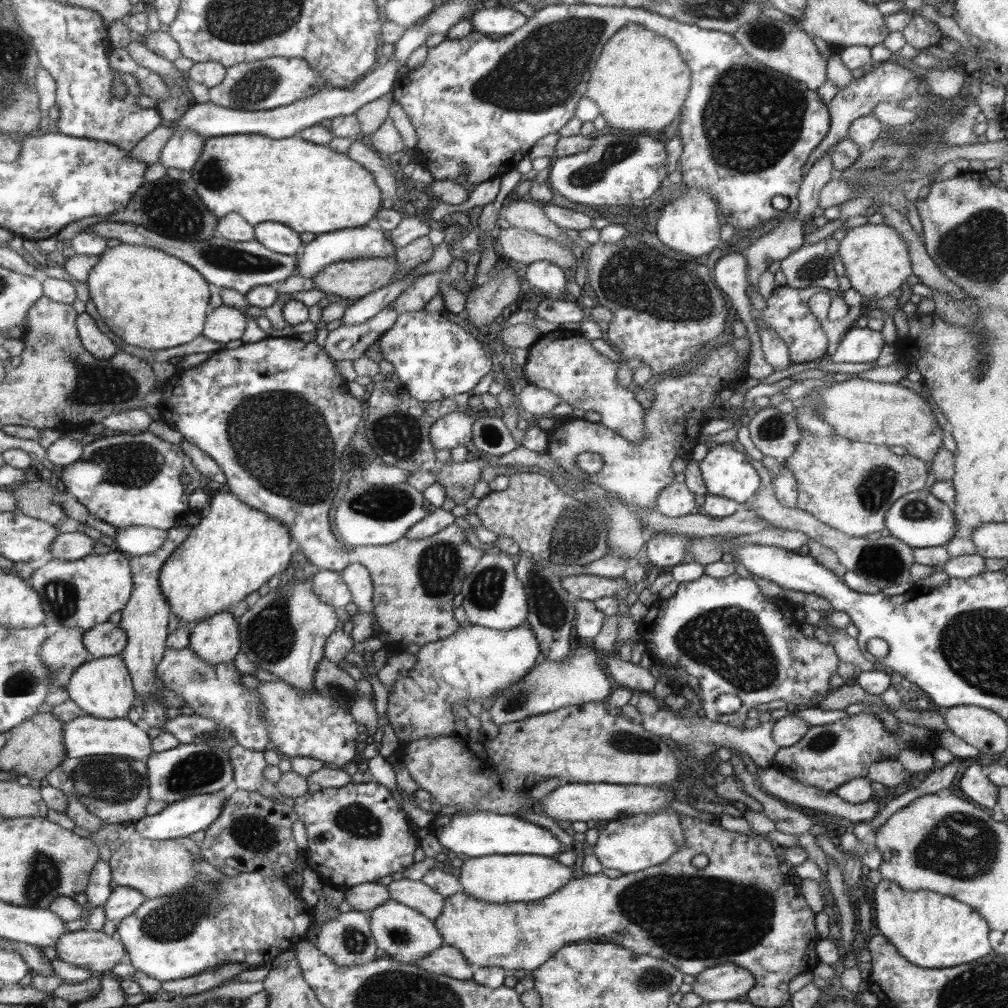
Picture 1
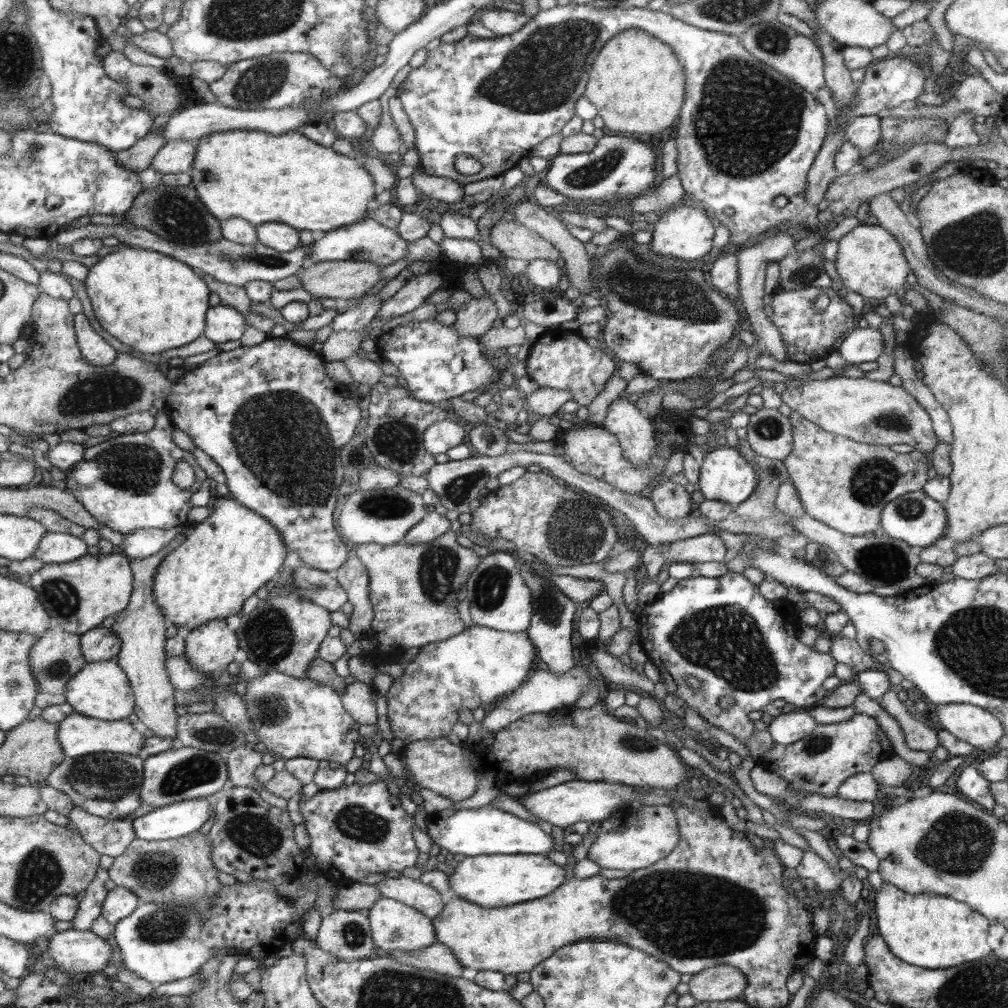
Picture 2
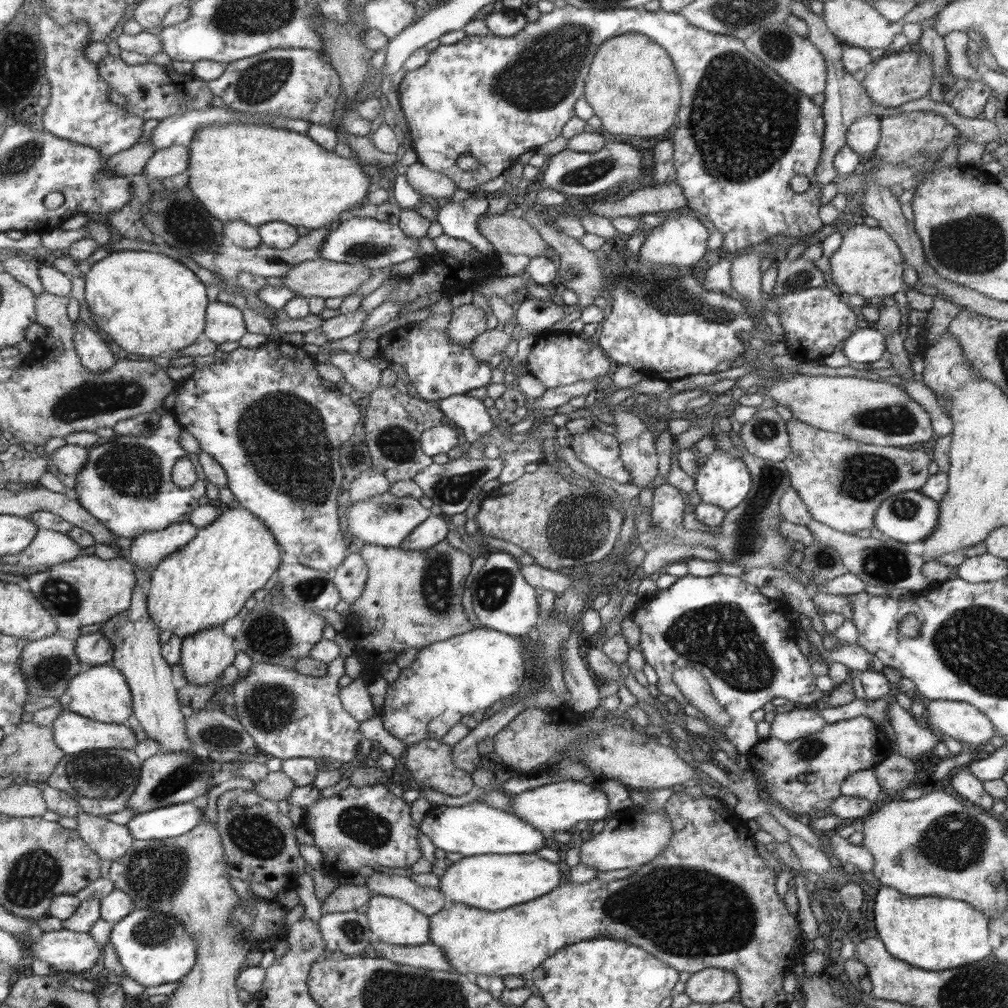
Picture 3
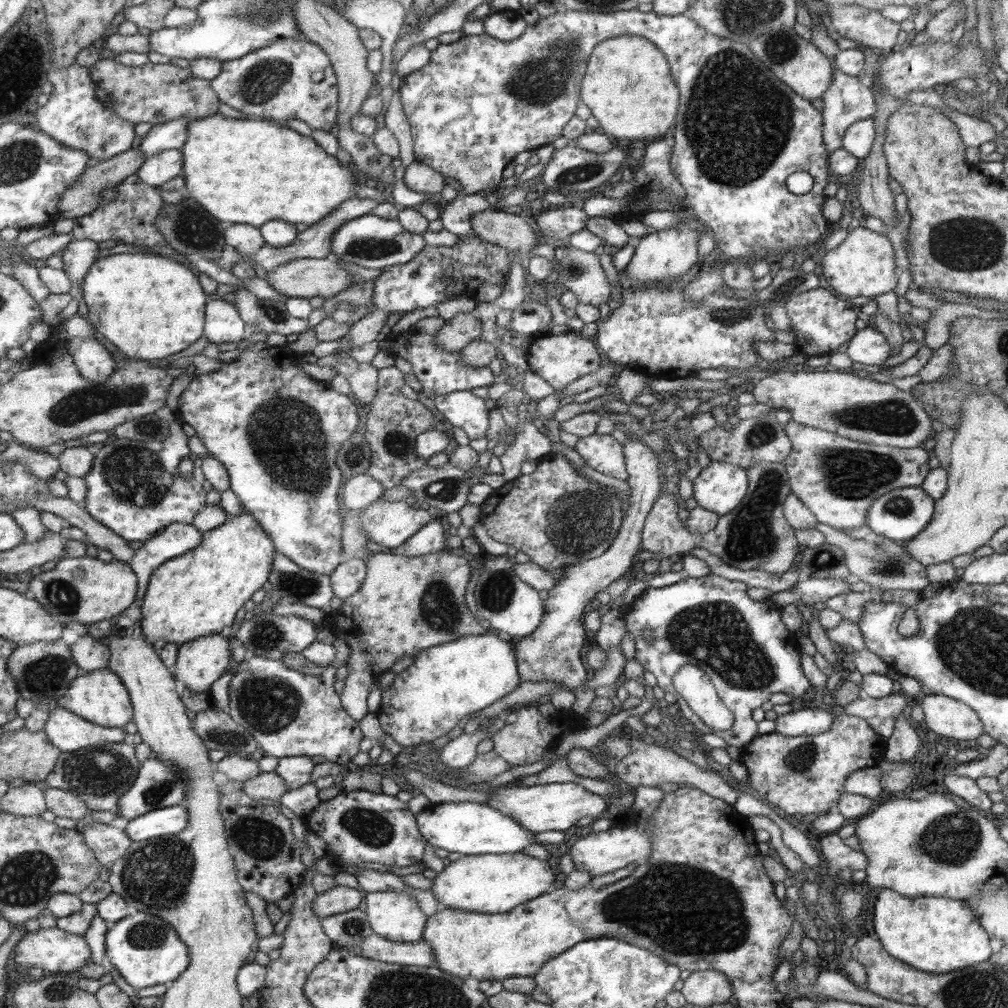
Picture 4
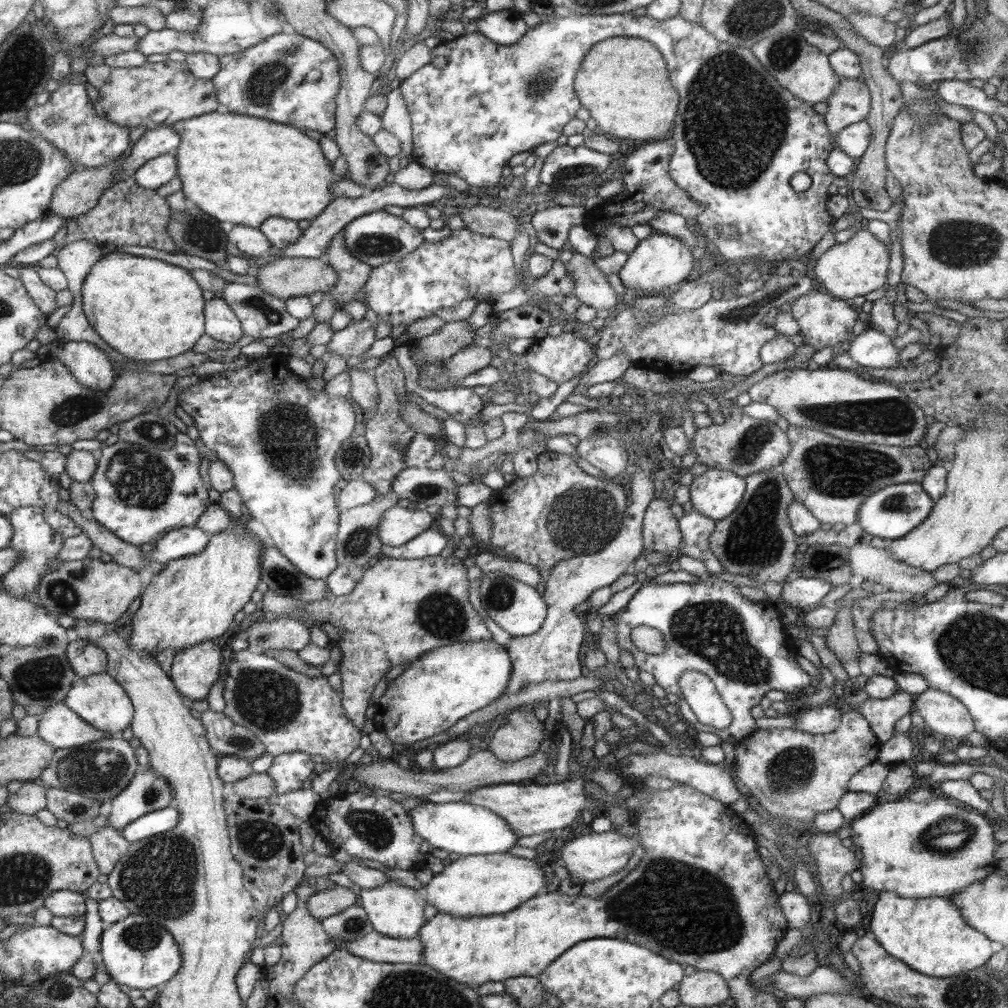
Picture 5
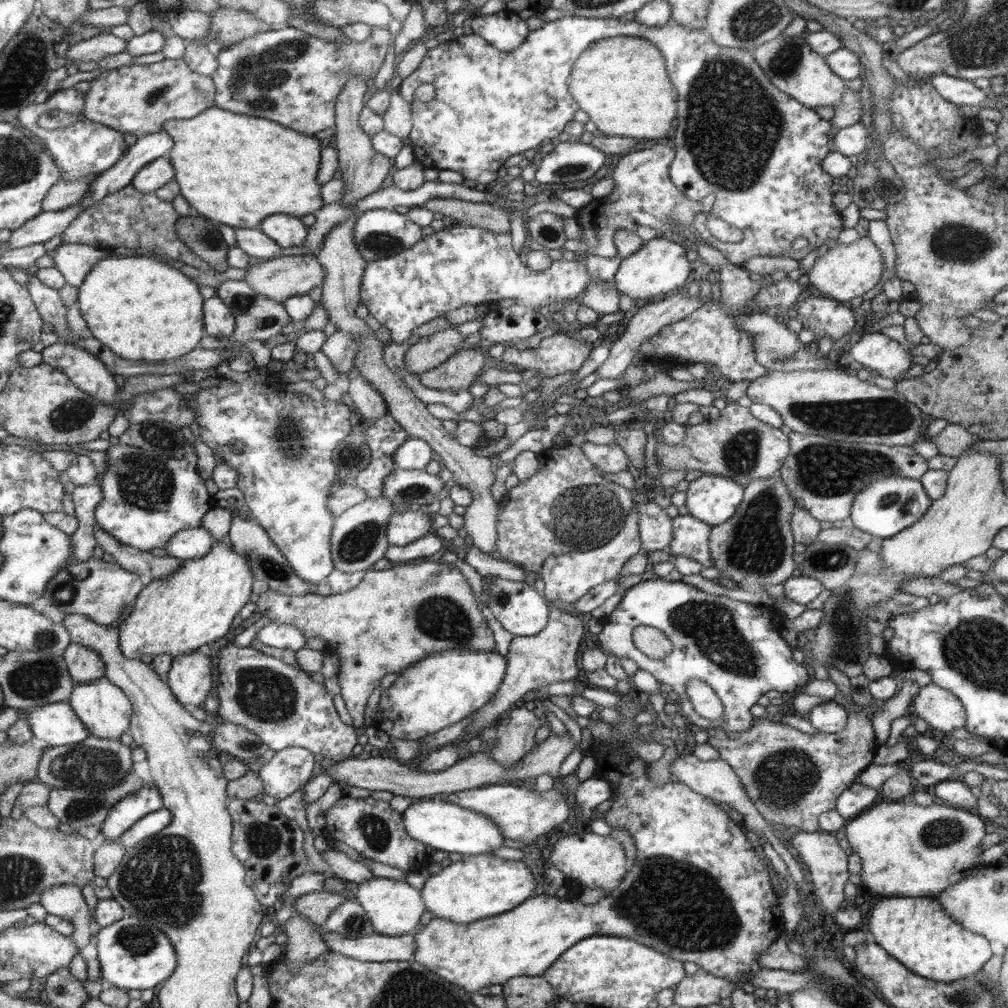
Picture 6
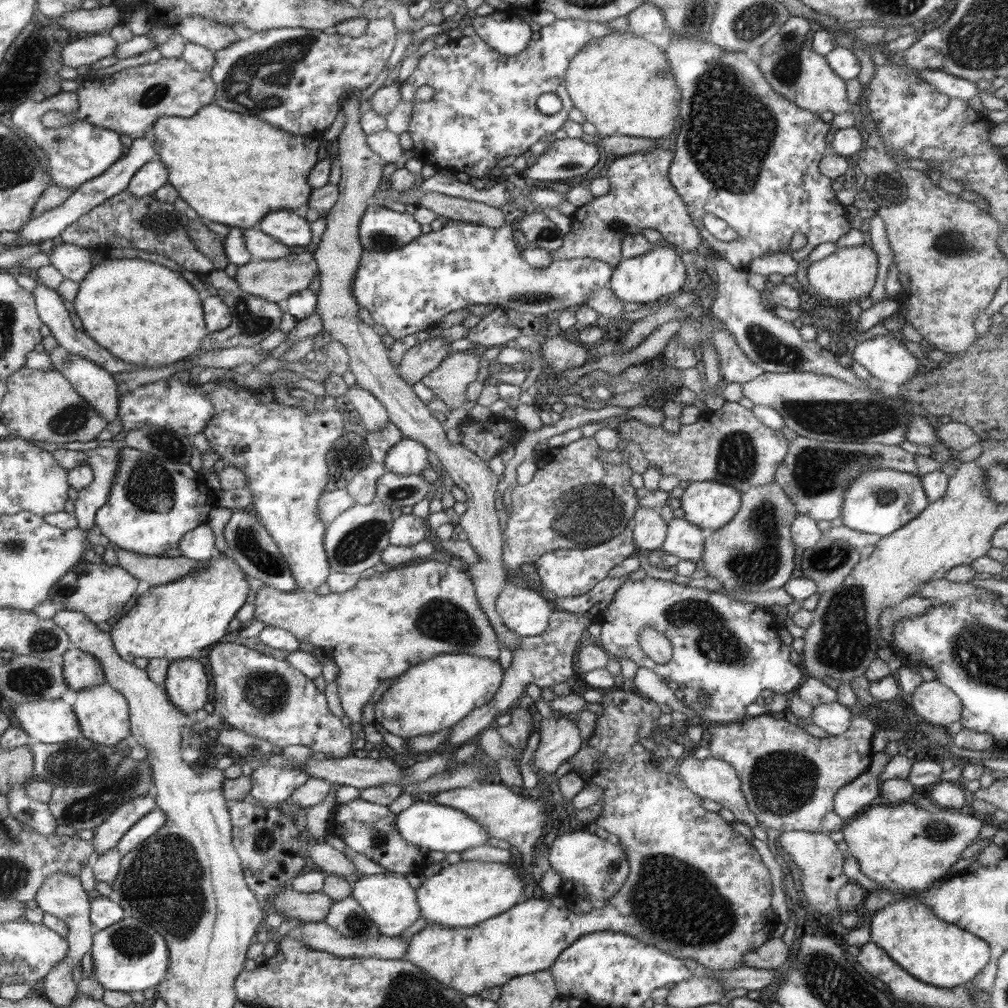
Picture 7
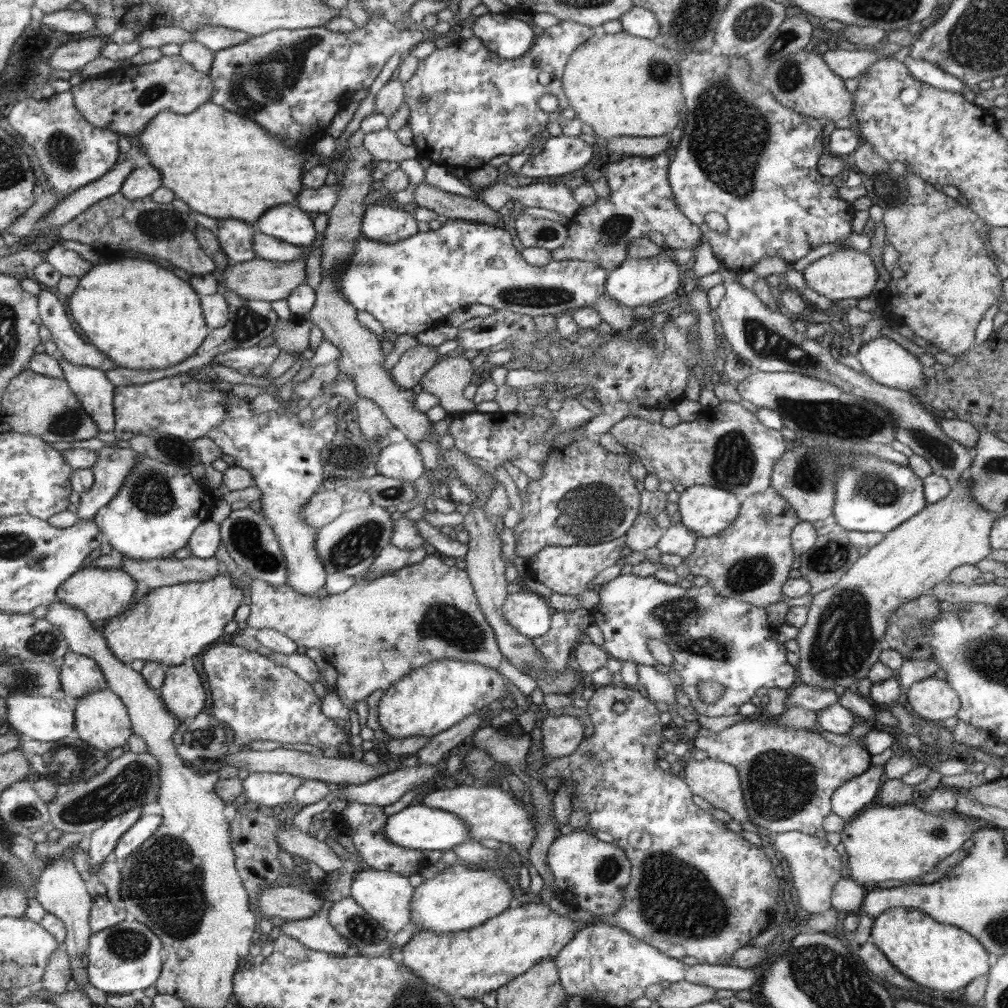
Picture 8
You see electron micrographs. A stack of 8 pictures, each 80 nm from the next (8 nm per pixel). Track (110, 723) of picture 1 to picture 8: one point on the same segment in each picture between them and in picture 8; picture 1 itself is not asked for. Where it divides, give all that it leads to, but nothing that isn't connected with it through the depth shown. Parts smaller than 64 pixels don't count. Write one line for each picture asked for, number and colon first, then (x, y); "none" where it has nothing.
2: (80, 735)
3: (73, 733)
4: (69, 732)
5: (58, 725)
6: (57, 724)
7: (53, 721)
8: (46, 719)

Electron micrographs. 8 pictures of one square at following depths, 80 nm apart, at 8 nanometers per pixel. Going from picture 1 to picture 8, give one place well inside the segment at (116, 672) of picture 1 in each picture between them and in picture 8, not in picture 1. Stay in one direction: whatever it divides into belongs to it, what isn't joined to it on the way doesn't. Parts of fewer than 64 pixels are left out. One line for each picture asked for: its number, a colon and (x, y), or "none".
2: (101, 690)
3: (102, 693)
4: (101, 697)
5: (99, 699)
6: (105, 708)
7: (102, 711)
8: (101, 720)

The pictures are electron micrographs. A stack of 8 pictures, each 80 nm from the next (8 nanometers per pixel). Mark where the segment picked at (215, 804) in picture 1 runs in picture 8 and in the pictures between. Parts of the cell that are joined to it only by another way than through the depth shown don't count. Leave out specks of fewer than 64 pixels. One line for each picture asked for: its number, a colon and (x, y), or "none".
2: (176, 820)
3: (176, 820)
4: (155, 825)
5: (153, 825)
6: (149, 826)
7: (147, 827)
8: (145, 828)

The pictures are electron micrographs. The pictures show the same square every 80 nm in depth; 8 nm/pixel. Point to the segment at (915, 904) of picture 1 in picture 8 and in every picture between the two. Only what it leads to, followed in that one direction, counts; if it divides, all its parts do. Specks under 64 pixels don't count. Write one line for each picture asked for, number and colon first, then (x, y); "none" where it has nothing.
2: (935, 932)
3: (936, 933)
4: (938, 935)
5: (929, 934)
6: (917, 931)
7: (943, 955)
8: (939, 957)

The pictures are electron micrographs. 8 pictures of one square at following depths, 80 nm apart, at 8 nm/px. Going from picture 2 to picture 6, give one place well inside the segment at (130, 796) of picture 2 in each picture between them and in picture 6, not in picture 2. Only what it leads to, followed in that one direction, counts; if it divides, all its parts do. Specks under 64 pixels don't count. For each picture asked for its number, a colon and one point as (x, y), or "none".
3: (102, 783)
4: (100, 775)
5: (104, 768)
6: (96, 762)

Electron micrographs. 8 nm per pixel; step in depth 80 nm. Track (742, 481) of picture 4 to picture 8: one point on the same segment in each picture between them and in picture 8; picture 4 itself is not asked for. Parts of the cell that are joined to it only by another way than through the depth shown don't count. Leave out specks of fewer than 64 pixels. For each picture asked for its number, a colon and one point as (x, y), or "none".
5: (716, 494)
6: (712, 499)
7: (709, 505)
8: (705, 510)

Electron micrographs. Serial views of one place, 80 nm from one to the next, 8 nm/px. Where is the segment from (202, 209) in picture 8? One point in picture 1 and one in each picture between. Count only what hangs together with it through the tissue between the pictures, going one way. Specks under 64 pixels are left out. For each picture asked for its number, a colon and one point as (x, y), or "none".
1: (311, 188)
2: (263, 178)
3: (259, 174)
4: (248, 170)
5: (246, 170)
6: (234, 169)
7: (231, 168)

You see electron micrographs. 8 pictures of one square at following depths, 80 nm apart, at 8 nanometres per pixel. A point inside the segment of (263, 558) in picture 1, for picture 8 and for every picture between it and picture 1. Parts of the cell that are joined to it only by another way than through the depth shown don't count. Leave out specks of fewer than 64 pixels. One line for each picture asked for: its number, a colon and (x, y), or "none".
2: (224, 559)
3: (204, 584)
4: (197, 594)
5: (193, 599)
6: (194, 606)
7: (172, 621)
8: (170, 624)

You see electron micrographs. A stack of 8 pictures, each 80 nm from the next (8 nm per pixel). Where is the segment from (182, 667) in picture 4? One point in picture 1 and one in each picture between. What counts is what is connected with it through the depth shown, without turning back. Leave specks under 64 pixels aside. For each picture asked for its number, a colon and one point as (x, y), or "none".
1: (215, 640)
2: (211, 647)
3: (206, 654)

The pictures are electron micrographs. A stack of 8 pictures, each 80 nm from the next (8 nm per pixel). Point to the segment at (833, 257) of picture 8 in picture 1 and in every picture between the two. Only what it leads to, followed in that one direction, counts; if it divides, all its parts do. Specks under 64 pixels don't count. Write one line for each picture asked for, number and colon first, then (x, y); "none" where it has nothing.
1: (876, 258)
2: (869, 260)
3: (868, 263)
4: (863, 265)
5: (856, 268)
6: (845, 271)
7: (847, 273)

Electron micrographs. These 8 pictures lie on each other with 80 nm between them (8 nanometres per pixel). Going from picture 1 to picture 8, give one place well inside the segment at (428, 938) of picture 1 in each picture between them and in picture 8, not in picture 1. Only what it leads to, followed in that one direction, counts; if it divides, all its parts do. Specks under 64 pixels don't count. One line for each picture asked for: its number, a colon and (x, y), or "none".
2: (396, 927)
3: (393, 921)
4: (395, 915)
5: (396, 911)
6: (395, 908)
7: (389, 900)
8: (387, 897)

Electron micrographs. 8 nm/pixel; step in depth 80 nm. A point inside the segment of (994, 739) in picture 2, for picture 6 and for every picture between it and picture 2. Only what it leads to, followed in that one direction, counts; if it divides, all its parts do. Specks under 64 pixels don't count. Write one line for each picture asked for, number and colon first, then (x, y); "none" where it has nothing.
3: (962, 721)
4: (945, 716)
5: (944, 714)
6: (940, 709)

